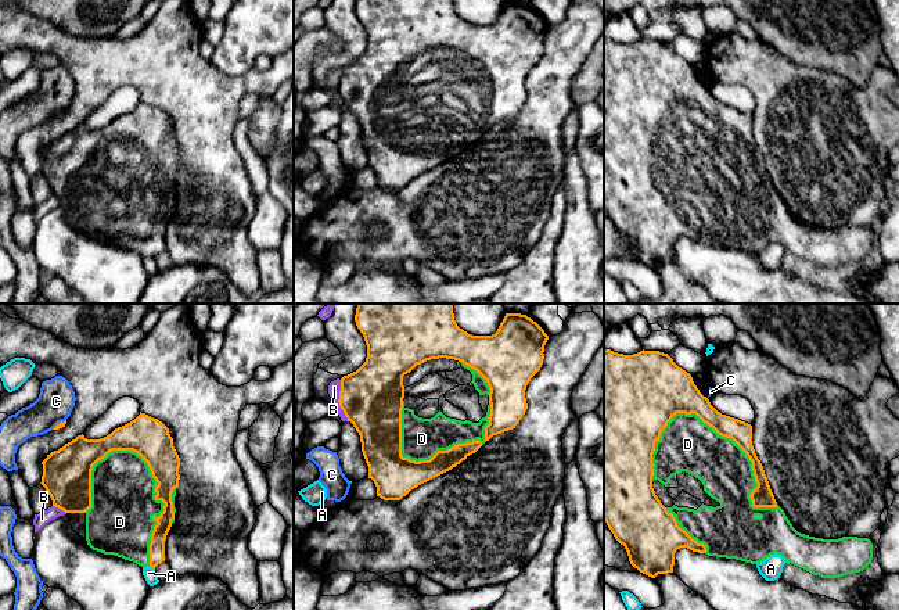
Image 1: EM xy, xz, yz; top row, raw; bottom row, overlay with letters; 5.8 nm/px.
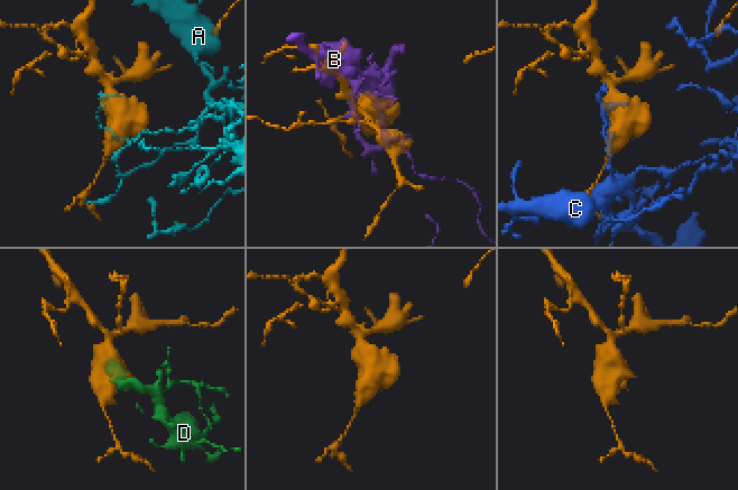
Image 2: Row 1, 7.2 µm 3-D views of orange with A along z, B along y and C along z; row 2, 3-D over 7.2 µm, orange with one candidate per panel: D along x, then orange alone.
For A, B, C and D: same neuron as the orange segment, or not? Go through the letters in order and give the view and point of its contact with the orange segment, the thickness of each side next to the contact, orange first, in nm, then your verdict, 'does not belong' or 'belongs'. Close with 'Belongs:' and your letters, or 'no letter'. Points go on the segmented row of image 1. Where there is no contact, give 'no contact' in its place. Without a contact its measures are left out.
A: xy (153, 567) | 100/70 nm | does not belong
B: xz (338, 401) | 360/70 nm | does not belong
C: xy (58, 423) | 40/220 nm | does not belong
D: xy (158, 499) | 190/380 nm | belongs
Belongs: D

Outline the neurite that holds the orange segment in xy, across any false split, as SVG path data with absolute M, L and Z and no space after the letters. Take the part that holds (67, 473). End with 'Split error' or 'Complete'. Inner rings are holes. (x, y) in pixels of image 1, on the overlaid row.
M145 413L130 423L115 428L100 439L87 439L83 434L51 452L42 462L42 485L53 500L53 506L65 513L86 514L87 545L104 555L114 555L141 567L155 568L165 561L166 535L175 523L175 496L179 487L180 458L173 446L169 428Z. Split error

